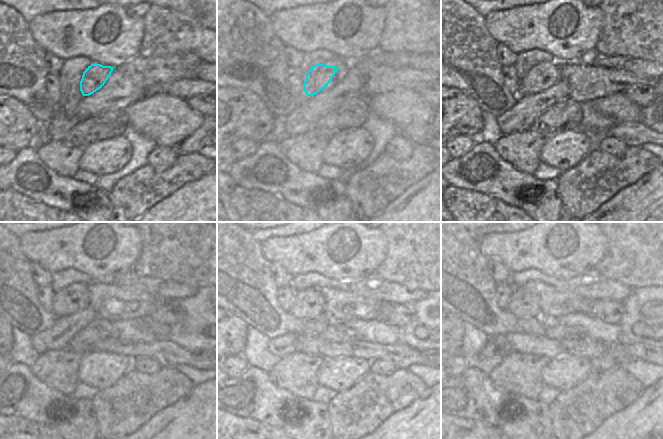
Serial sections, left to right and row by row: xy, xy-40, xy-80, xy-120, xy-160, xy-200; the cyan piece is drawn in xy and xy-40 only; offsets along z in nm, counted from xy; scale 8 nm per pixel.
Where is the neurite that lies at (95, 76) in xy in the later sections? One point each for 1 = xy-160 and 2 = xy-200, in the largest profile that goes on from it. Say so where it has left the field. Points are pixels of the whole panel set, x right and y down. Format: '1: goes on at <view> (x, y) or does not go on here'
1: goes on at xy-160 (308, 304)
2: goes on at xy-200 (524, 304)

